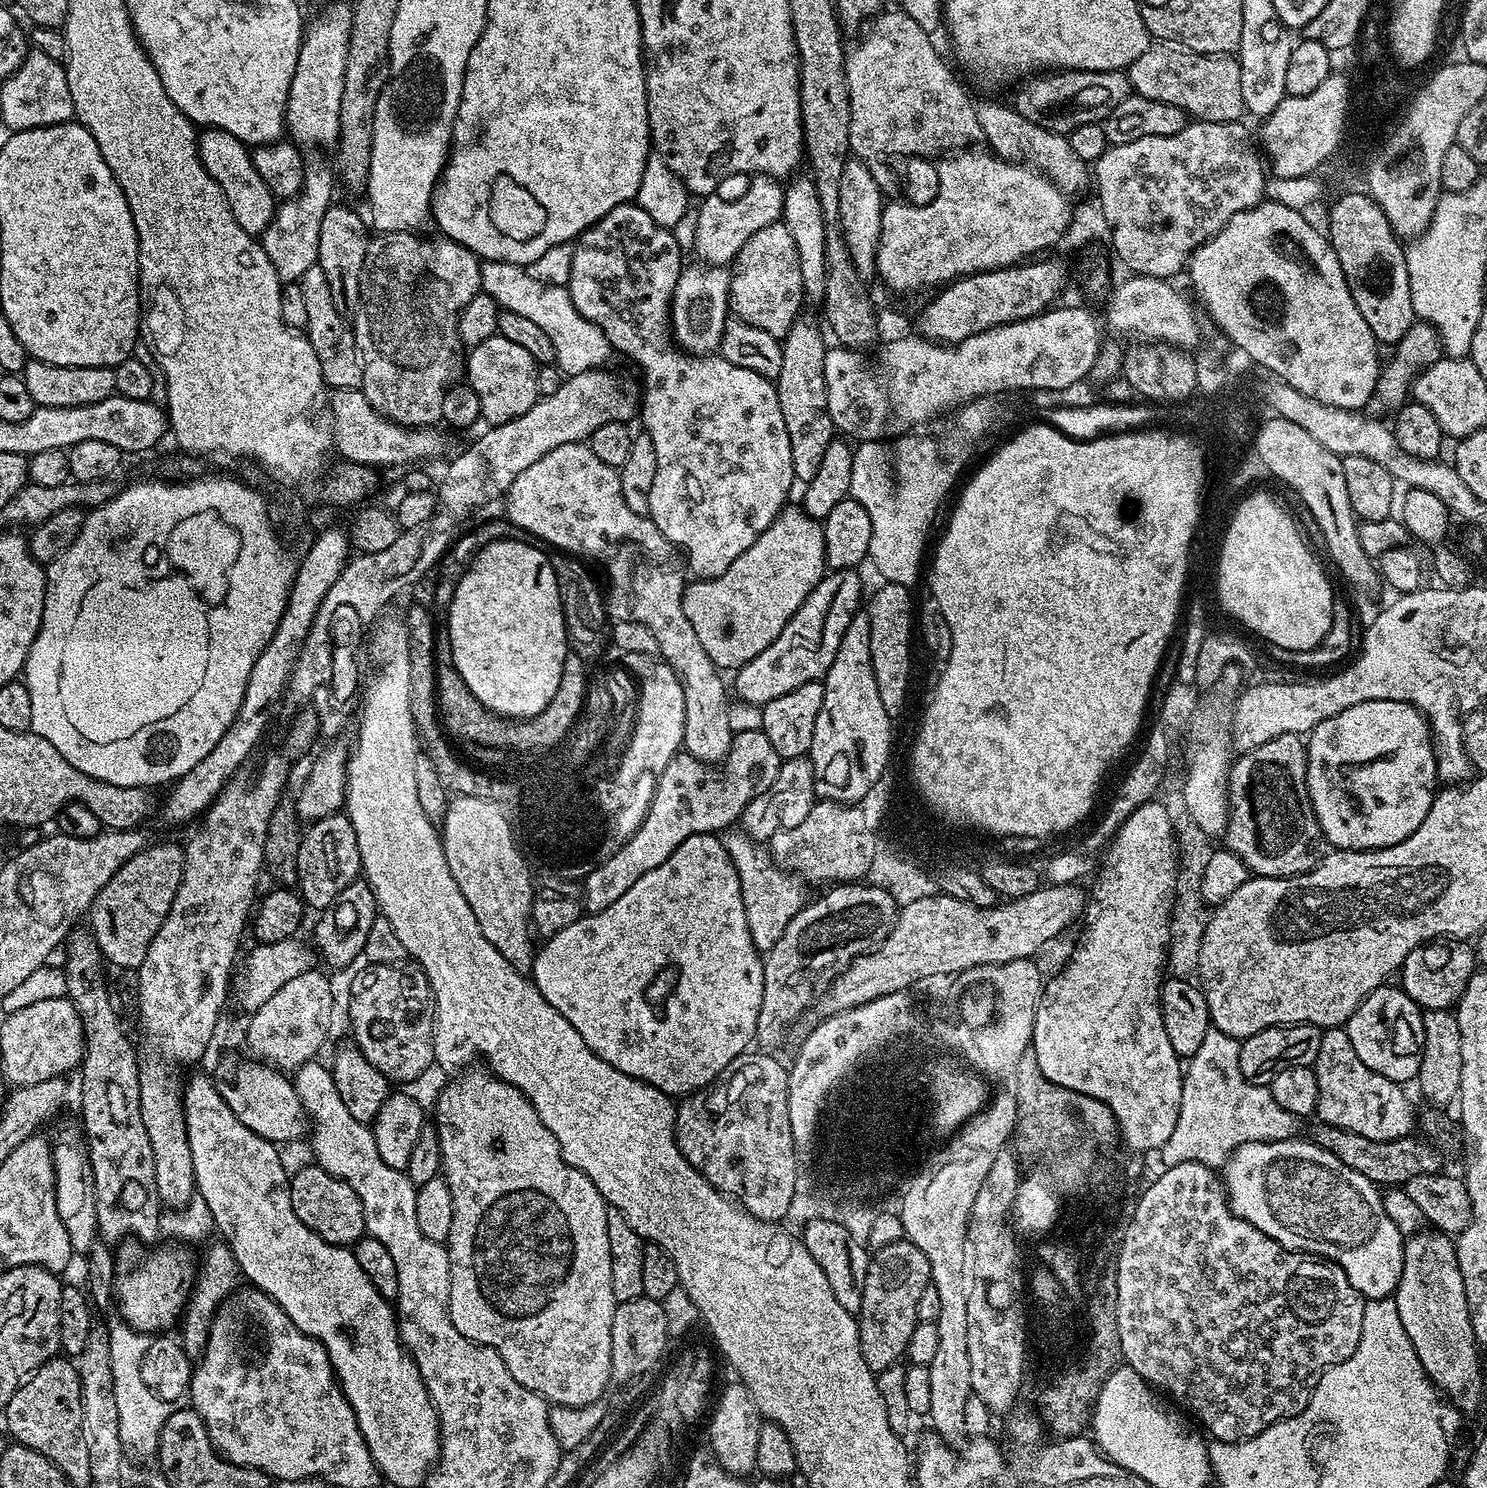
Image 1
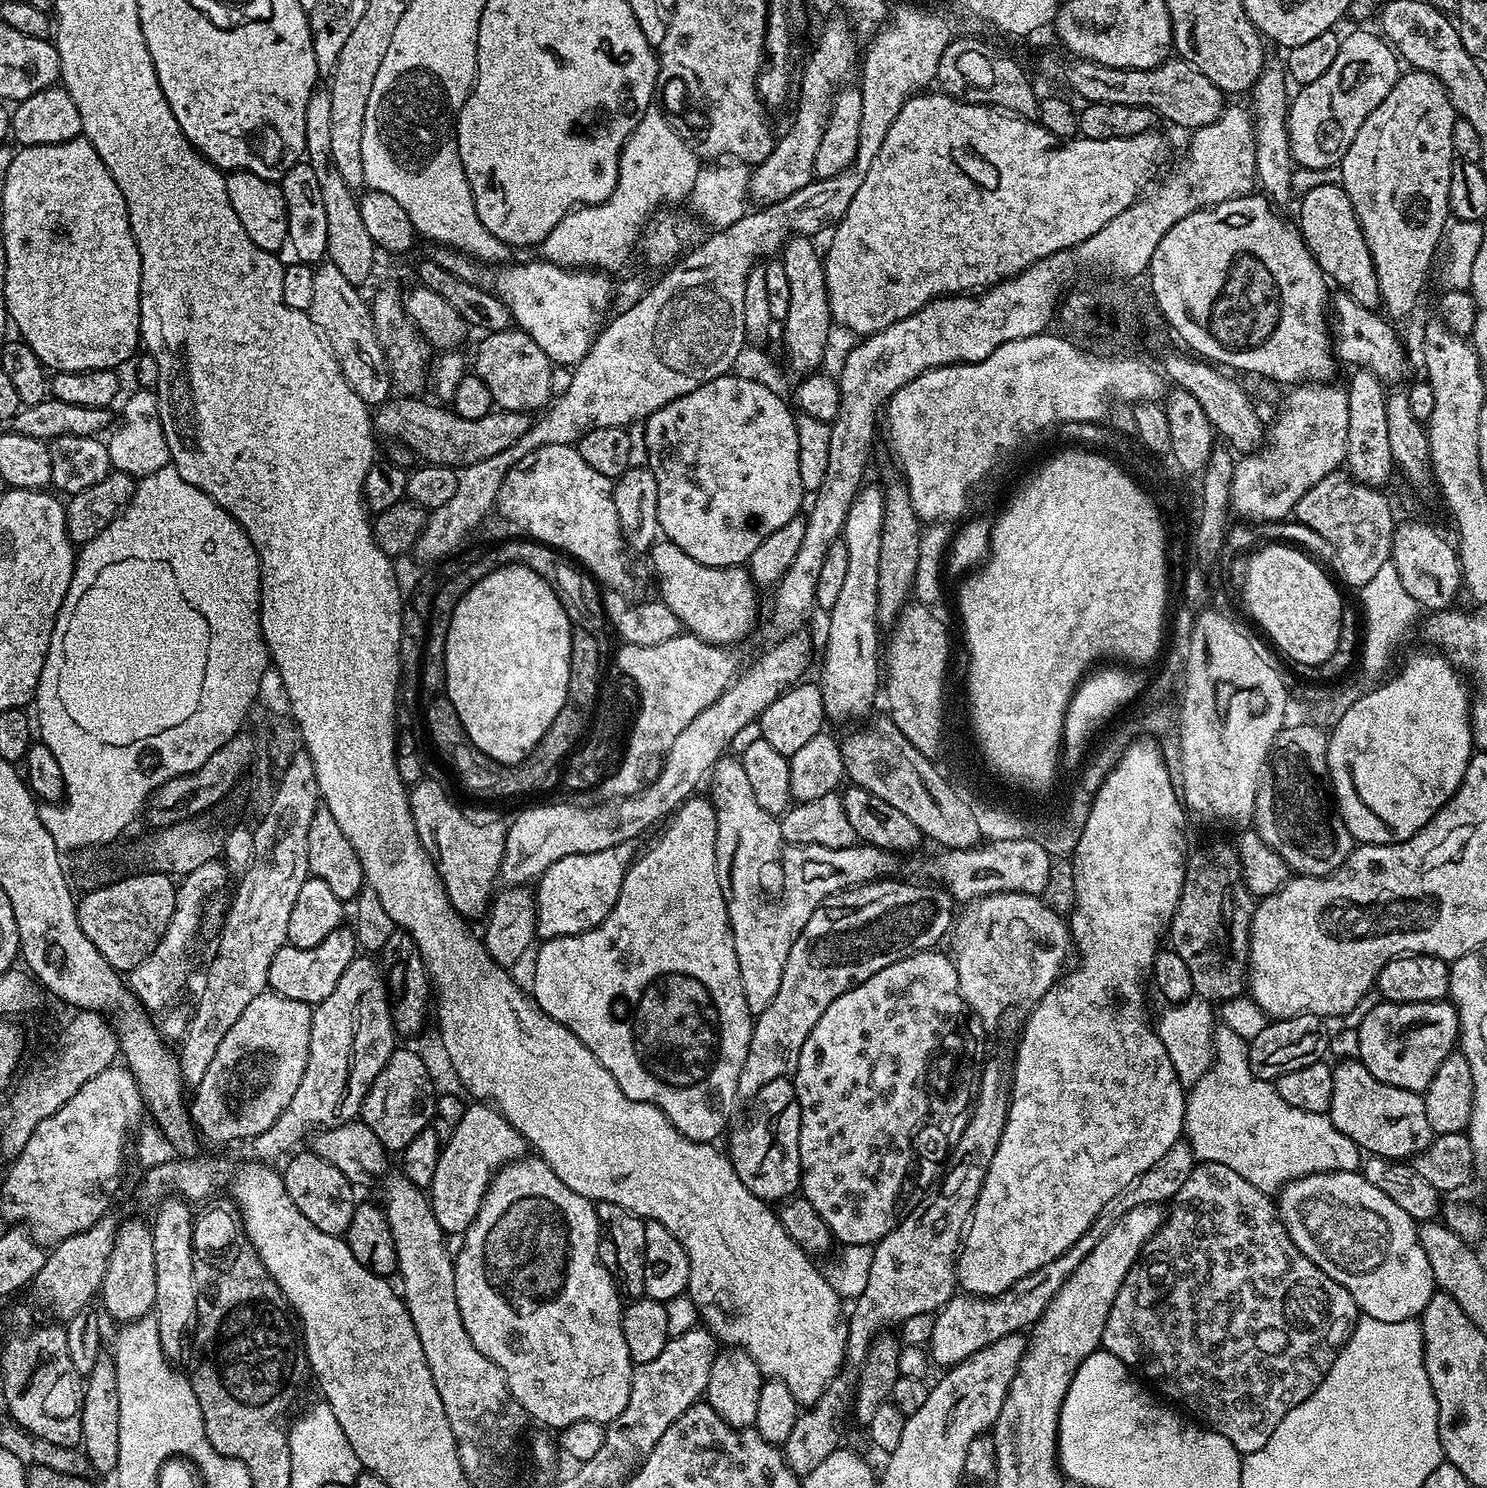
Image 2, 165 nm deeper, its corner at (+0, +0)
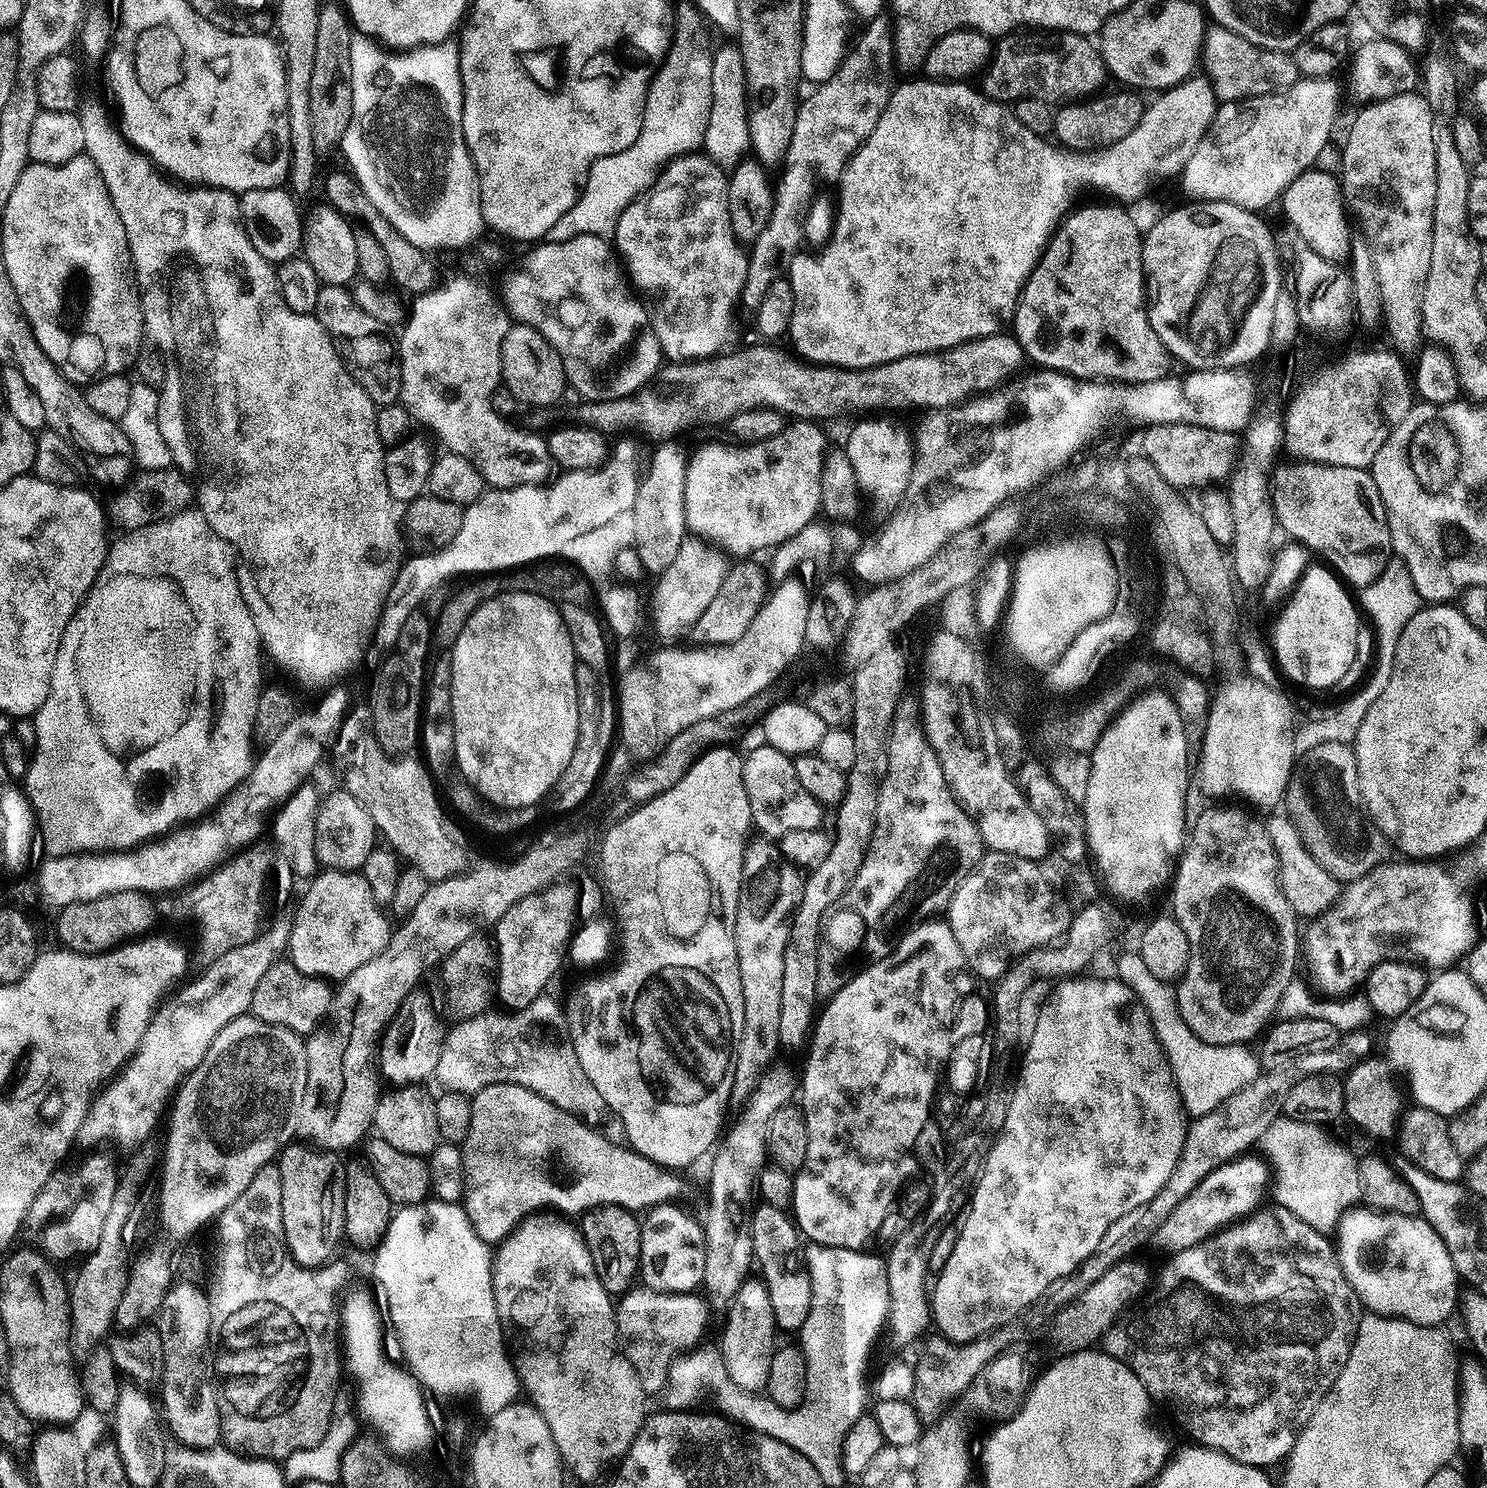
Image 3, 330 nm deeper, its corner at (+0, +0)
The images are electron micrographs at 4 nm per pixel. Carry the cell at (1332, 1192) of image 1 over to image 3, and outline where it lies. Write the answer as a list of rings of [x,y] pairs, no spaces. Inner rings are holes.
[[[1353,1206],[1341,1216],[1340,1221],[1334,1229],[1334,1247],[1336,1257],[1340,1263],[1342,1274],[1346,1278],[1346,1282],[1350,1282],[1350,1286],[1356,1291],[1356,1296],[1360,1300],[1361,1305],[1369,1313],[1377,1316],[1393,1316],[1399,1320],[1409,1320],[1415,1324],[1431,1324],[1433,1326],[1443,1325],[1444,1319],[1448,1315],[1455,1313],[1458,1308],[1458,1277],[1456,1267],[1450,1258],[1450,1254],[1446,1250],[1446,1246],[1442,1242],[1442,1238],[1438,1238],[1438,1234],[1431,1228],[1428,1223],[1420,1216],[1403,1216],[1402,1214],[1394,1214],[1393,1212],[1377,1212],[1376,1209],[1367,1206]]]

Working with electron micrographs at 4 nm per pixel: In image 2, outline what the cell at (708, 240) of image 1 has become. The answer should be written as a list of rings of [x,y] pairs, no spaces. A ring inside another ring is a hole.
[[[836,20],[821,34],[816,49],[804,64],[804,73],[798,76],[800,97],[796,100],[796,117],[788,133],[781,140],[779,137],[772,145],[772,153],[751,169],[748,191],[751,199],[757,200],[757,205],[777,204],[779,200],[790,198],[794,190],[802,190],[814,178],[814,158],[822,142],[824,126],[828,124],[828,115],[832,113],[832,102],[838,89],[845,83],[844,75],[851,70],[856,56],[857,37],[853,29],[844,24]]]

